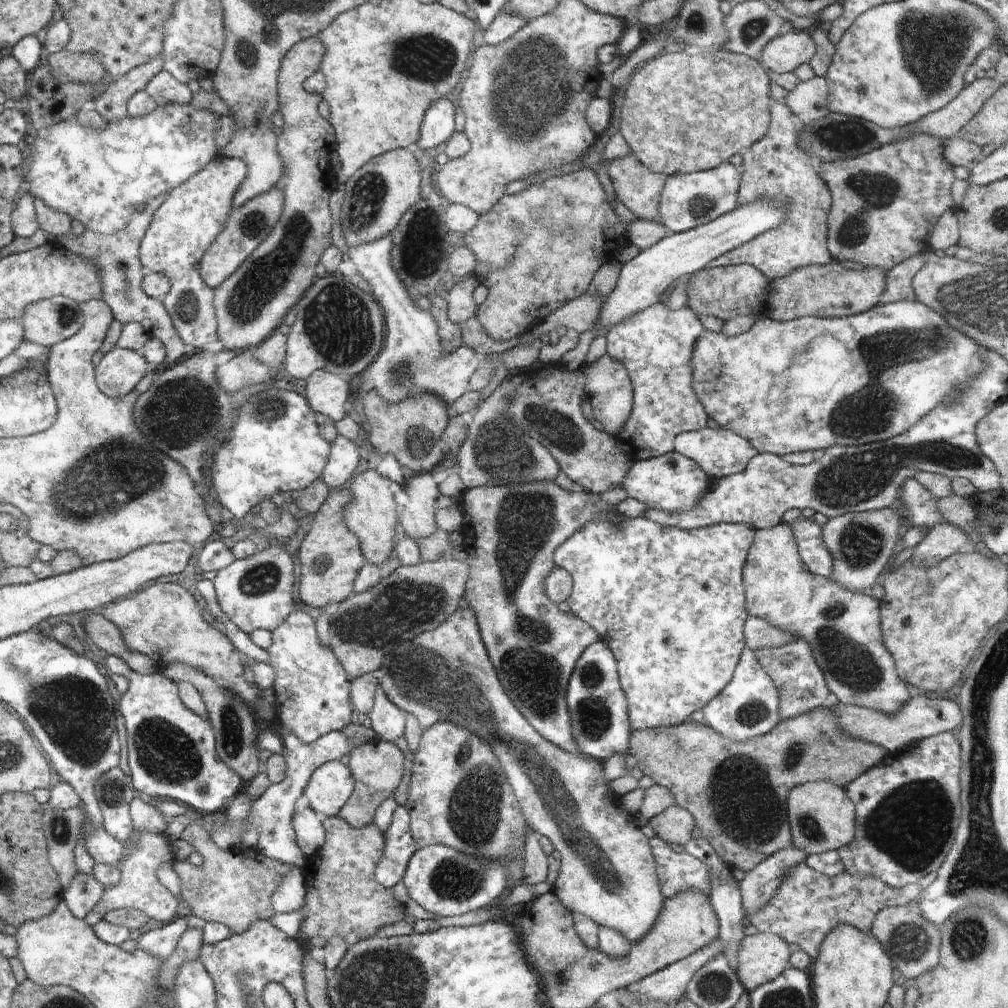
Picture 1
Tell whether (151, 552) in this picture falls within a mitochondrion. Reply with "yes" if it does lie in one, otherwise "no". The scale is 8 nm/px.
no

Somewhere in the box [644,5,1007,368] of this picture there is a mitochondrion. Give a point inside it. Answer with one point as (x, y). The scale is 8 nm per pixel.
(933, 47)

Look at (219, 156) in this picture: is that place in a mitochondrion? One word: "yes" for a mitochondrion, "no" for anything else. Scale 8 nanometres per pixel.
no

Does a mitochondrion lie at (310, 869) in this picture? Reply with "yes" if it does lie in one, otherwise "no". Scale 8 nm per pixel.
no

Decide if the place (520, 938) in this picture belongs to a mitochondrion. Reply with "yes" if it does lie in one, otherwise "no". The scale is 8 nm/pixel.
no

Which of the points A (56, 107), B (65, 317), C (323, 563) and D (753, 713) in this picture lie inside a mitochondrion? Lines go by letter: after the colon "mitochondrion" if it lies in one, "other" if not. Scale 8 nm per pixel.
A: other
B: mitochondrion
C: mitochondrion
D: mitochondrion

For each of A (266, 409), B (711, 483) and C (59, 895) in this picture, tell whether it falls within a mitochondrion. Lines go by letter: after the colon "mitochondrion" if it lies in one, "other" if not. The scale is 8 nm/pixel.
A: mitochondrion
B: other
C: other

